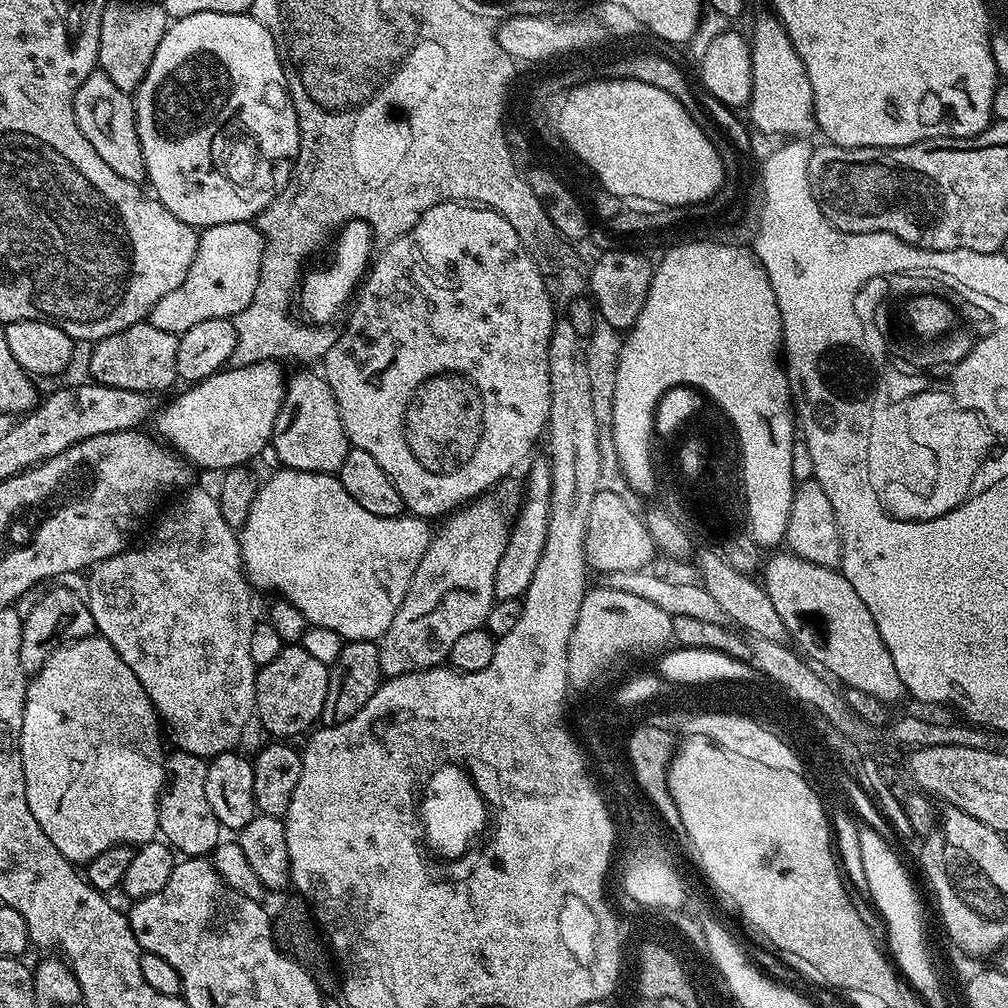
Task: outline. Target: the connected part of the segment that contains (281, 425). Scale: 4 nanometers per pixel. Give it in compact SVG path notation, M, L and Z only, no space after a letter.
M316 370L291 373L284 390L284 401L274 422L271 451L276 451L285 468L303 472L339 473L349 450L348 435L338 414L338 402L323 375Z

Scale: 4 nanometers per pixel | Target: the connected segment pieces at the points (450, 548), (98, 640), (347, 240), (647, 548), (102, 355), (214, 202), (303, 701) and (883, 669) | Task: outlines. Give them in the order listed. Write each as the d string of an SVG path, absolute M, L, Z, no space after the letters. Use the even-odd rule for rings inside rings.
M492 494L485 495L453 511L441 524L444 525L441 526L440 532L438 528L426 554L422 554L418 570L414 570L414 578L406 590L402 606L398 614L394 614L394 622L390 622L388 631L379 641L380 671L385 677L391 678L421 672L427 668L441 667L447 661L454 642L458 642L462 634L485 627L496 600L498 562L502 562L502 554L508 545L510 533L510 514L508 518L503 502L495 500Z
M93 634L81 640L69 640L61 644L50 654L42 670L29 679L26 690L26 714L22 714L22 738L20 739L22 766L26 770L26 802L30 802L30 814L38 818L38 826L46 830L46 838L50 838L50 842L58 846L58 850L66 859L73 862L87 862L102 854L102 850L110 850L110 846L115 844L139 846L157 839L160 826L158 822L160 790L164 786L166 759L164 744L160 741L160 728L162 732L162 724L156 715L156 708L146 694L142 682L138 682L134 670L130 670L130 666L122 662L118 650L110 646L105 636Z
M350 220L335 233L334 243L331 245L332 257L329 258L328 265L325 268L316 268L313 272L303 273L298 286L298 306L299 309L301 306L309 316L305 317L313 325L327 325L332 322L328 320L334 319L340 311L341 313L345 311L346 305L353 299L358 285L370 267L370 257L373 255L372 244L374 245L372 227L360 220ZM344 303L346 303L345 308Z
M602 490L594 498L594 506L590 506L584 557L588 559L589 569L596 571L597 568L597 573L644 570L649 567L652 555L657 555L656 544L644 525L641 513L639 511L636 513L626 500L623 495Z
M141 322L126 326L126 330L118 330L118 334L110 334L95 341L91 348L88 372L95 383L149 394L164 392L172 383L177 383L178 336L175 332L158 330L158 326Z
M199 12L173 19L165 31L165 36L158 43L157 52L150 62L149 72L134 93L134 103L136 129L142 146L147 183L149 185L152 183L151 191L160 204L166 206L166 210L170 210L174 218L182 218L182 222L186 222L192 228L203 230L210 226L222 226L226 222L255 221L292 177L292 165L300 149L300 127L292 105L292 94L287 88L282 62L279 60L270 30L266 30L266 26L262 26L262 22L258 22L248 12L238 14Z
M299 643L284 647L271 662L259 665L256 673L256 711L255 719L269 732L272 738L292 738L299 732L307 733L323 717L324 703L326 702L326 690L328 689L329 665L318 662Z
M787 550L780 551L763 561L762 583L770 602L774 602L774 610L782 617L785 633L796 639L795 647L809 661L824 664L823 671L829 677L837 676L845 689L865 691L887 706L905 699L906 689L894 668L894 658L882 642L866 602L858 598L858 590L846 582L844 573L806 562Z

